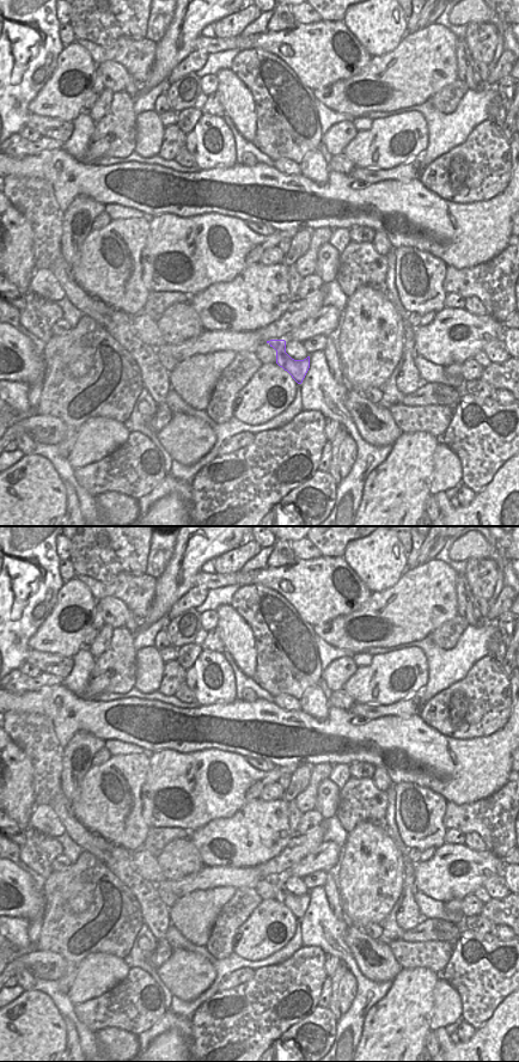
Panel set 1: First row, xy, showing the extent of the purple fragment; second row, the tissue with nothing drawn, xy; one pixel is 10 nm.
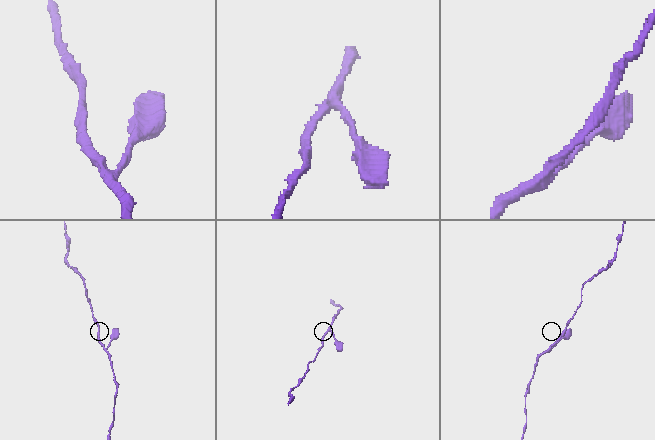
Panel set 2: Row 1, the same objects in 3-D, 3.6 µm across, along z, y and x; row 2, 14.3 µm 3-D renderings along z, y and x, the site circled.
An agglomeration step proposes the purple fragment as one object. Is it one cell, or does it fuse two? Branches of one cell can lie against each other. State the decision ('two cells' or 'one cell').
one cell

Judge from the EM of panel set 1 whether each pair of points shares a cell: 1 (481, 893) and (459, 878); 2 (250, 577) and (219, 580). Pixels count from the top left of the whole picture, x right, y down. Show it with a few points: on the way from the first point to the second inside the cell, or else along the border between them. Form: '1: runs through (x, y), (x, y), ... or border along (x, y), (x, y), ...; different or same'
1: border along (483, 885), (472, 893); different
2: runs through (243, 579), (226, 580); same

